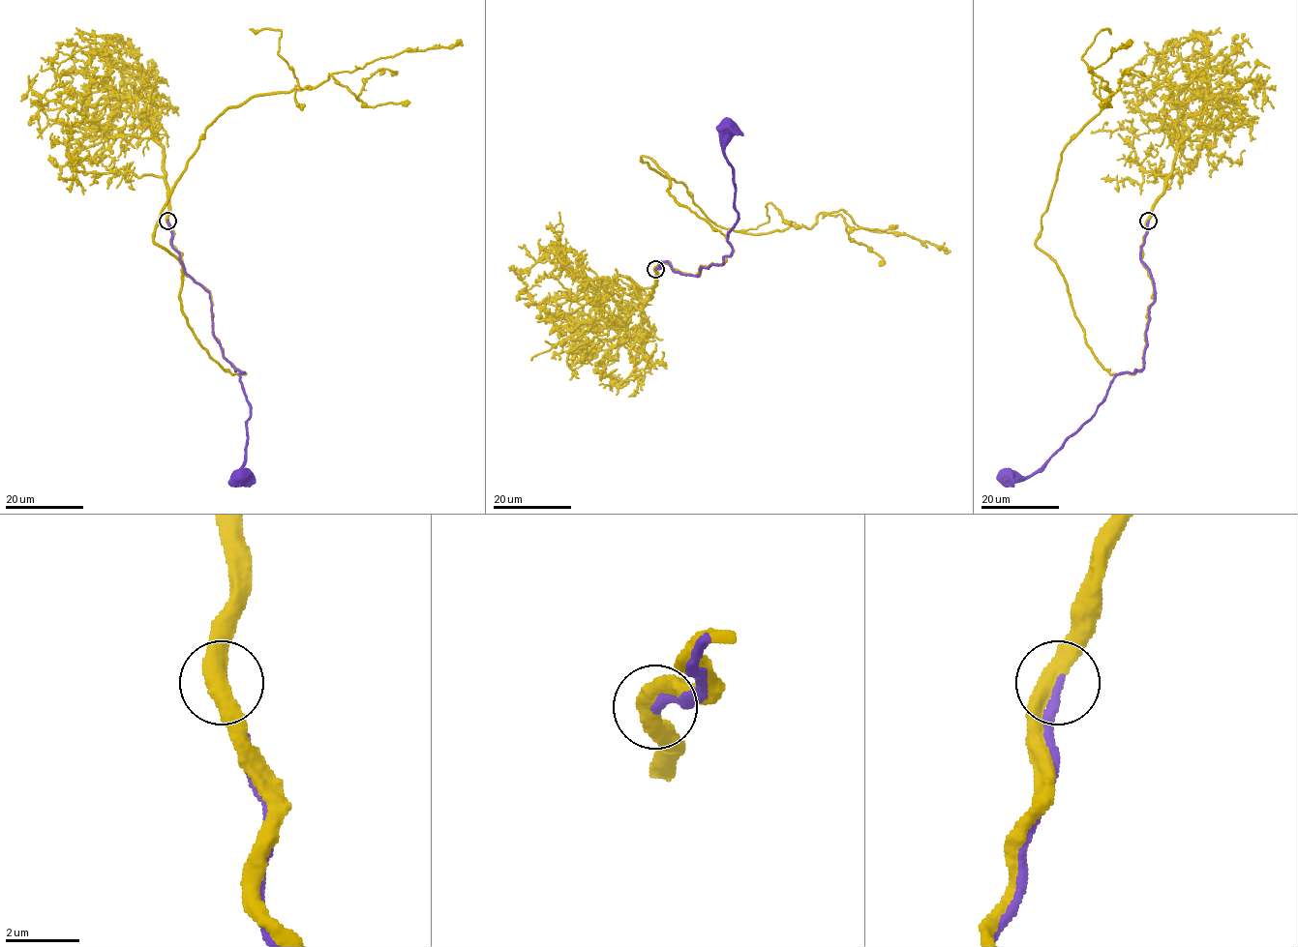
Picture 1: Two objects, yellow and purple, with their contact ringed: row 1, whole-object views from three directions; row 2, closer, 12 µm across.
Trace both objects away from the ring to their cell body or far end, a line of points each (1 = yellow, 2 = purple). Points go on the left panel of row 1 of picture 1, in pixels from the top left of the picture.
1: (167, 221), (245, 373), (200, 344), (182, 265), (154, 241), (198, 138), (251, 98), (462, 45)
2: (167, 221), (187, 274), (210, 294), (223, 355), (245, 372), (251, 414), (246, 461), (239, 476)

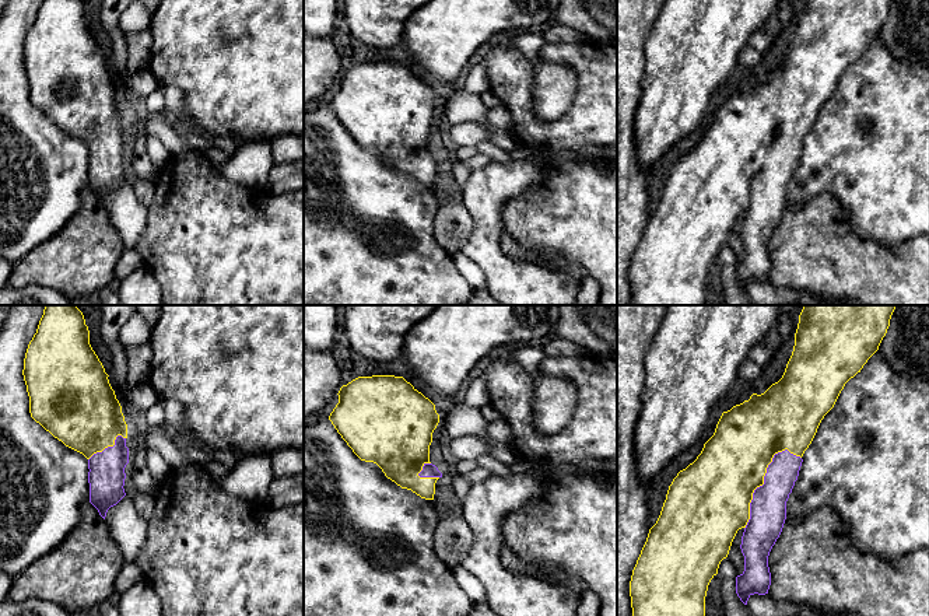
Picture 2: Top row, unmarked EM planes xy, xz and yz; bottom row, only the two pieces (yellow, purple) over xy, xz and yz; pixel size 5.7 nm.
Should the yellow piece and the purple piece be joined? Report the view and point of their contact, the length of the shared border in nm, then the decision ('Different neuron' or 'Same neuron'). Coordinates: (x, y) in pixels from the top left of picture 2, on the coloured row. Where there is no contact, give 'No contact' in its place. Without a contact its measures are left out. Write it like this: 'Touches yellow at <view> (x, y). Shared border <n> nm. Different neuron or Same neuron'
Touches yellow at yz (763, 480). Shared border 550 nm. Same neuron

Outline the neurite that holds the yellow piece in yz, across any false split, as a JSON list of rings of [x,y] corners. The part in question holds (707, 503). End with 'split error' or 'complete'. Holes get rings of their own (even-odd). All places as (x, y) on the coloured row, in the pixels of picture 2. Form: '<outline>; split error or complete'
[[[804,305],[800,315],[799,323],[795,333],[795,346],[792,356],[786,364],[782,378],[772,384],[764,393],[753,393],[749,400],[744,400],[740,405],[733,406],[730,410],[723,412],[714,435],[704,444],[701,454],[697,459],[690,463],[686,469],[680,470],[669,486],[666,500],[663,503],[660,515],[656,524],[649,529],[646,542],[641,550],[641,554],[637,560],[637,564],[632,570],[630,581],[630,596],[632,616],[705,616],[705,596],[711,580],[718,574],[719,564],[723,559],[728,557],[732,542],[739,529],[744,529],[742,536],[742,553],[744,556],[744,571],[736,577],[736,594],[740,601],[747,605],[747,601],[751,595],[765,595],[768,594],[771,585],[771,573],[768,567],[768,556],[779,538],[785,519],[786,519],[786,501],[795,482],[797,480],[799,470],[802,466],[802,456],[804,451],[811,444],[817,428],[824,419],[824,416],[834,407],[841,391],[845,384],[853,378],[867,360],[879,350],[879,346],[883,337],[887,333],[890,326],[890,319],[897,305]]]; split error

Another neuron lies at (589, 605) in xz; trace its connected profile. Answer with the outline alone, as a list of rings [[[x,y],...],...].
[[[585,589],[579,596],[578,616],[600,616],[600,601],[596,594]]]

